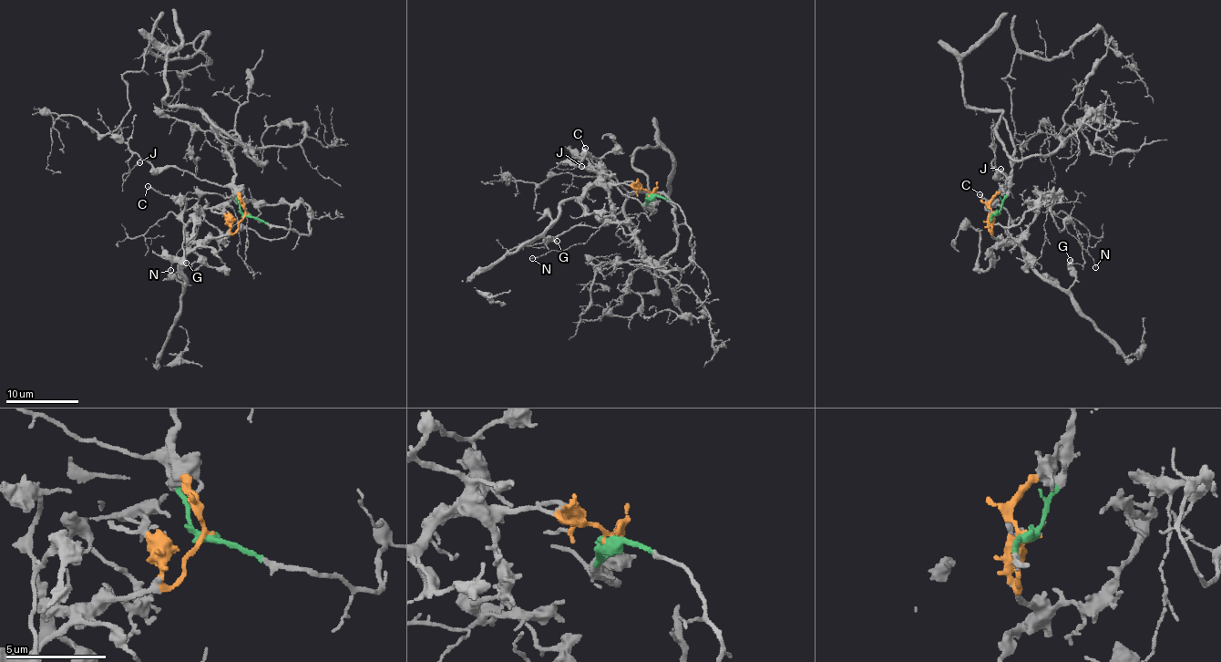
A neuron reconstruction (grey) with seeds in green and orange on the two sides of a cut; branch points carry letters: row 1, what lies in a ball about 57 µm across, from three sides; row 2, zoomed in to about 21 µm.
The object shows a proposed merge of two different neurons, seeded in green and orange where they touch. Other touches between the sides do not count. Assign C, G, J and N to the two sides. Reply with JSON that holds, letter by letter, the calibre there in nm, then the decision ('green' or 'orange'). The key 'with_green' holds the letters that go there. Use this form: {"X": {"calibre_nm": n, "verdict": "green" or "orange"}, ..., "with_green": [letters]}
{"C": {"calibre_nm": 140, "verdict": "orange"}, "G": {"calibre_nm": 320, "verdict": "orange"}, "J": {"calibre_nm": 130, "verdict": "green"}, "N": {"calibre_nm": 90, "verdict": "green"}, "with_green": ["J", "N"]}

